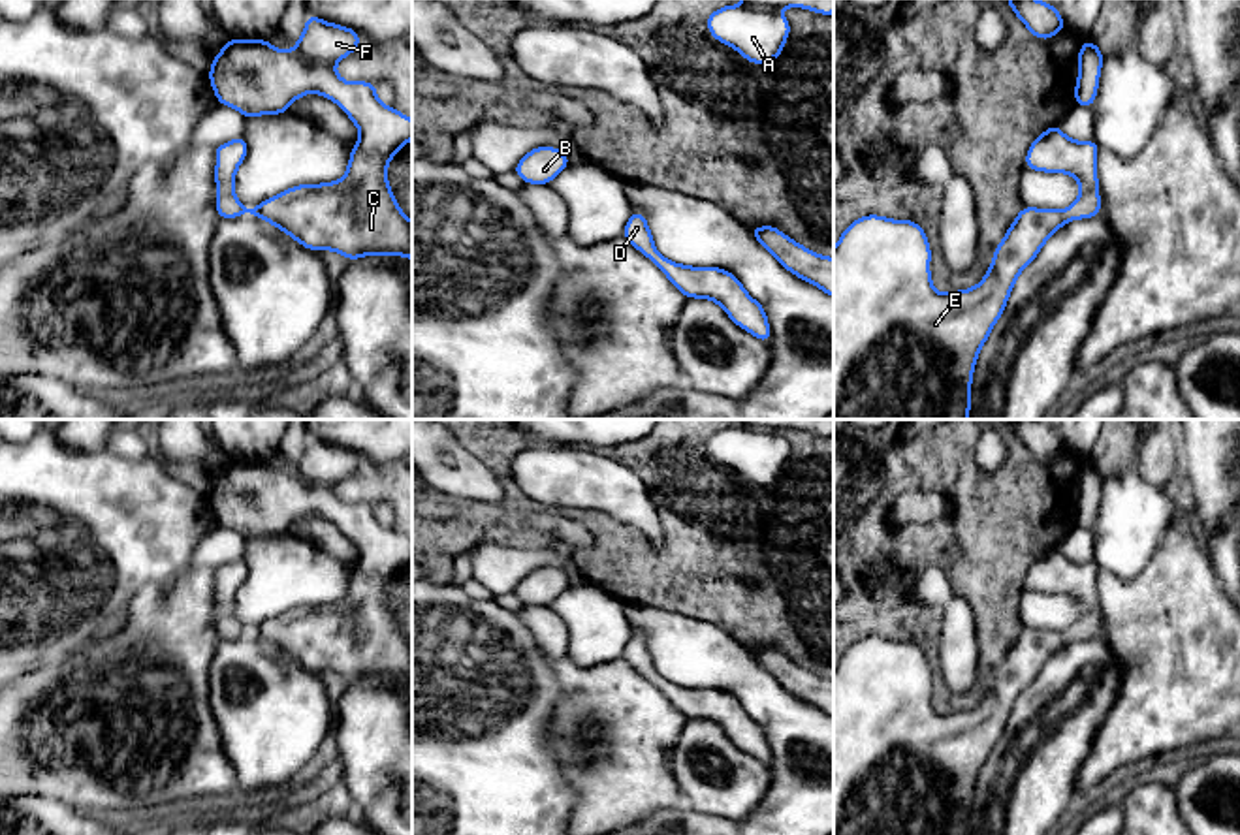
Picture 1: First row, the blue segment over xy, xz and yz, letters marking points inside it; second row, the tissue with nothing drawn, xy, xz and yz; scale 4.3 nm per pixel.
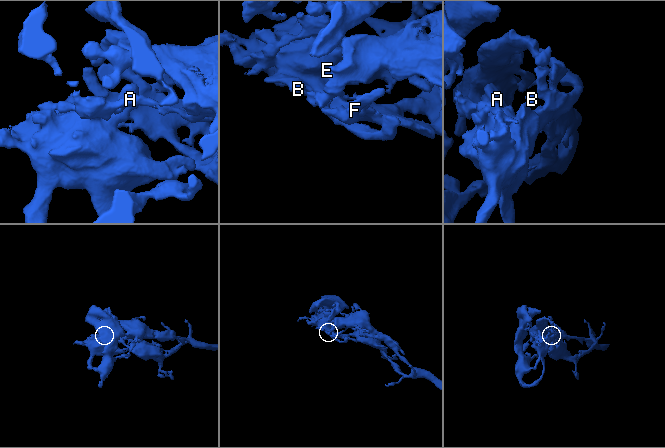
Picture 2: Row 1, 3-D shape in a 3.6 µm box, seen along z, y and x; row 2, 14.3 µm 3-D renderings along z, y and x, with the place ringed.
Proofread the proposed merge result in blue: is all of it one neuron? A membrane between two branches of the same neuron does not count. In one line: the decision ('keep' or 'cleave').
cleave

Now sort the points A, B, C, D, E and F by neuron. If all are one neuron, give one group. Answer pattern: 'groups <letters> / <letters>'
groups A B C E F / D

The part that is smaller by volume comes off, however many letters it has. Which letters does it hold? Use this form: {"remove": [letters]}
{"remove": ["D"]}

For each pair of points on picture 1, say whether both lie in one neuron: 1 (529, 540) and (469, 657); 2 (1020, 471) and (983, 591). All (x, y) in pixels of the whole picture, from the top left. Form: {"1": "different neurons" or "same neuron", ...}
{"1": "different neurons", "2": "same neuron"}

